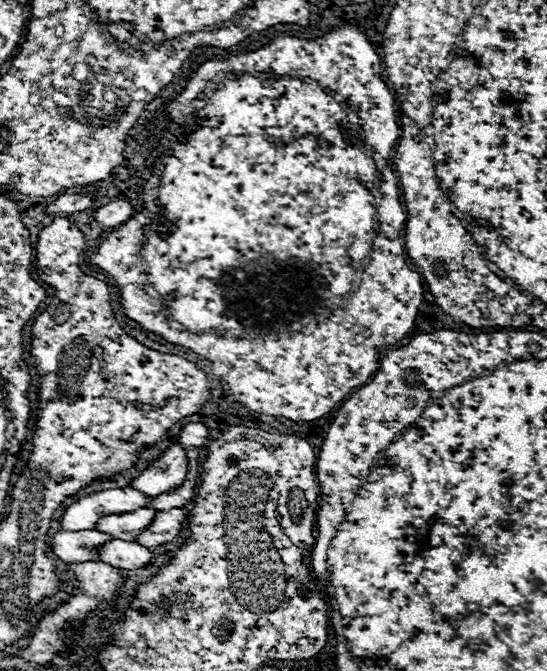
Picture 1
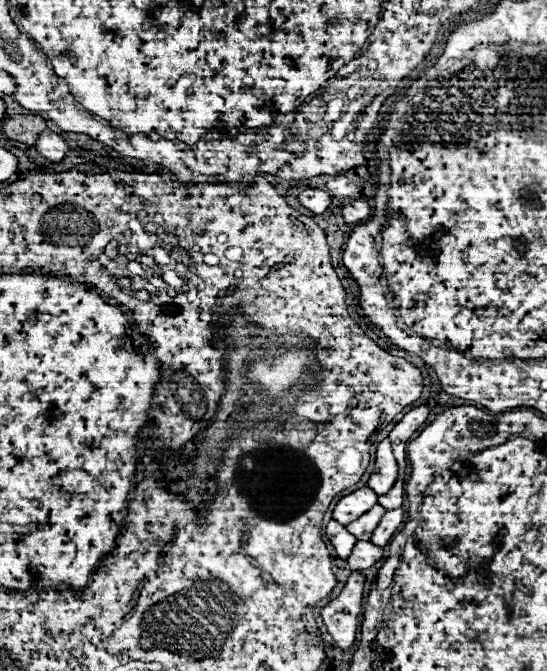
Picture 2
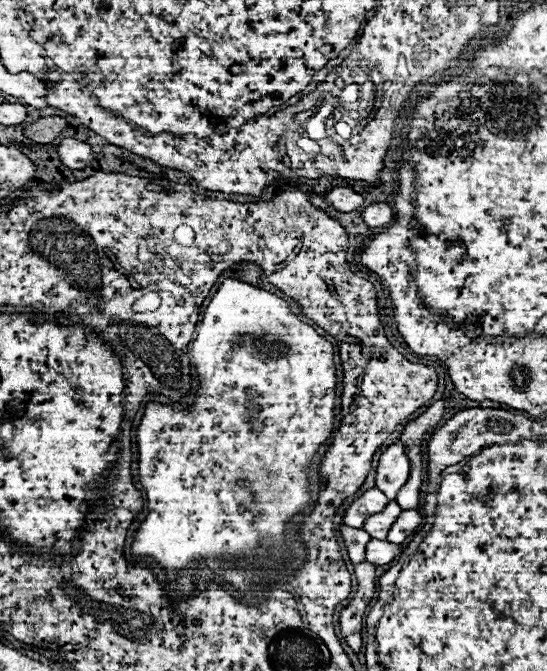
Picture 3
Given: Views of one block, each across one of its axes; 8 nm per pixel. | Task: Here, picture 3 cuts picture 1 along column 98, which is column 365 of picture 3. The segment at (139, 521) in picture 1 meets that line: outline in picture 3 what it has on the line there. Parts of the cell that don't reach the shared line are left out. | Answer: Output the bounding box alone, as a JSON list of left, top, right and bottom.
[364,500,402,538]

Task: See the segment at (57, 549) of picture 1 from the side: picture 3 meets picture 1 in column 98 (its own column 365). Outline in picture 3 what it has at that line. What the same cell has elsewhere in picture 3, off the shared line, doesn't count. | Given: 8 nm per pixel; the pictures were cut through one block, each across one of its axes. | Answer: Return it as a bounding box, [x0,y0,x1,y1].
[340,526,370,564]

